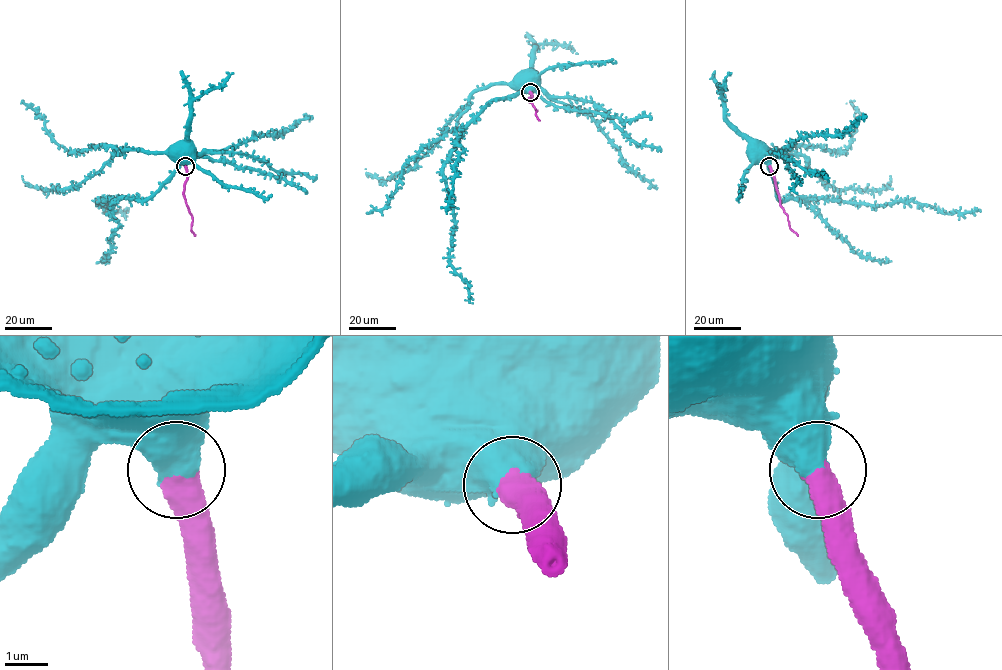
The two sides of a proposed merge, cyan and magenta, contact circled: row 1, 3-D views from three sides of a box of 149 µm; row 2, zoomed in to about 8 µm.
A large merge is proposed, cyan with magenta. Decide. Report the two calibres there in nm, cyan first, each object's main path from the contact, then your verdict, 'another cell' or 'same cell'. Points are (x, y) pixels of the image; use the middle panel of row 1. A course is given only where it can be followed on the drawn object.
calibres 750 and 600 nm; course cyan (529, 92), (528, 71); course magenta (529, 92), (531, 96), (528, 100), (537, 110), (535, 115), (539, 120); another cell

